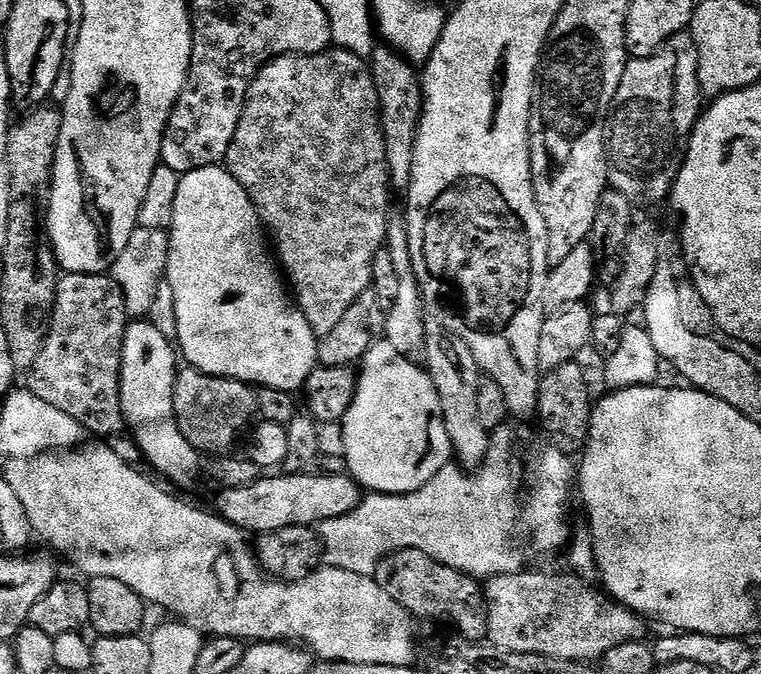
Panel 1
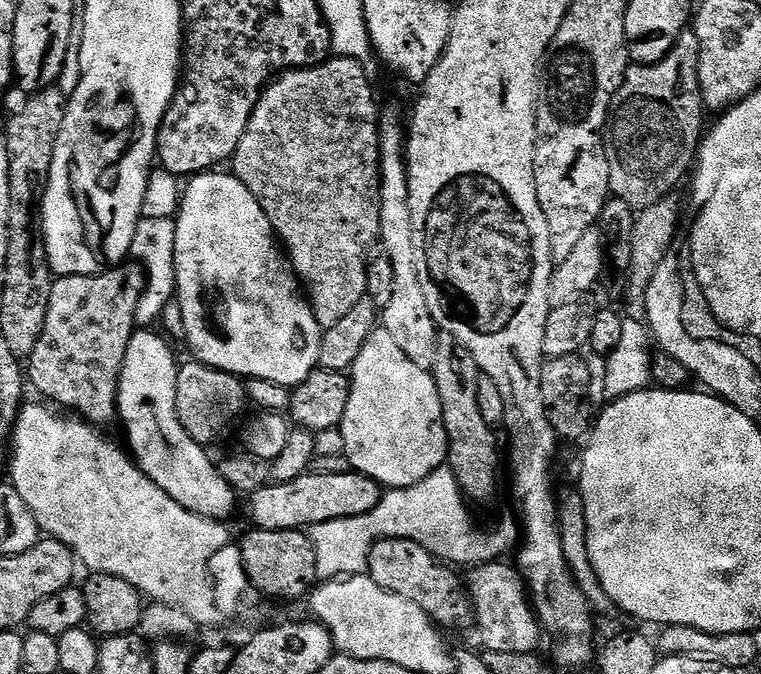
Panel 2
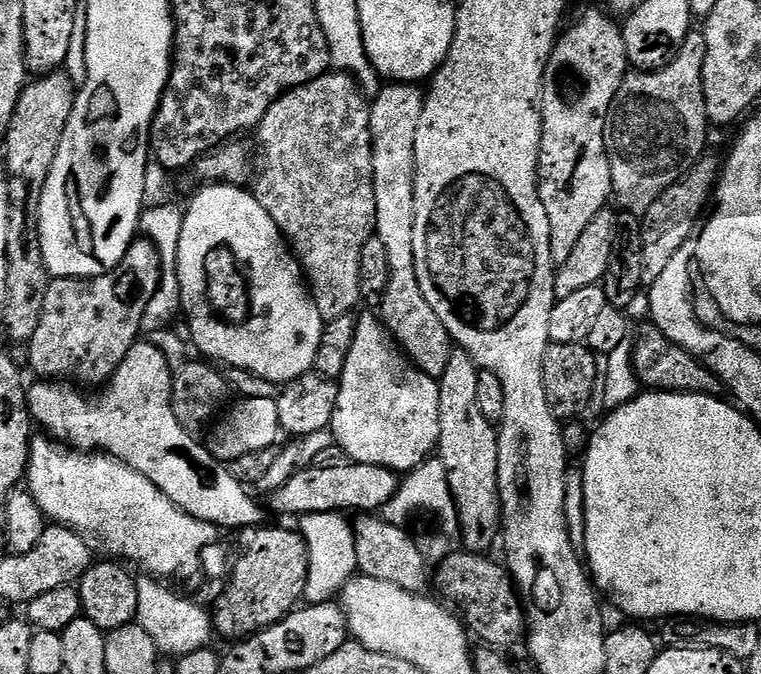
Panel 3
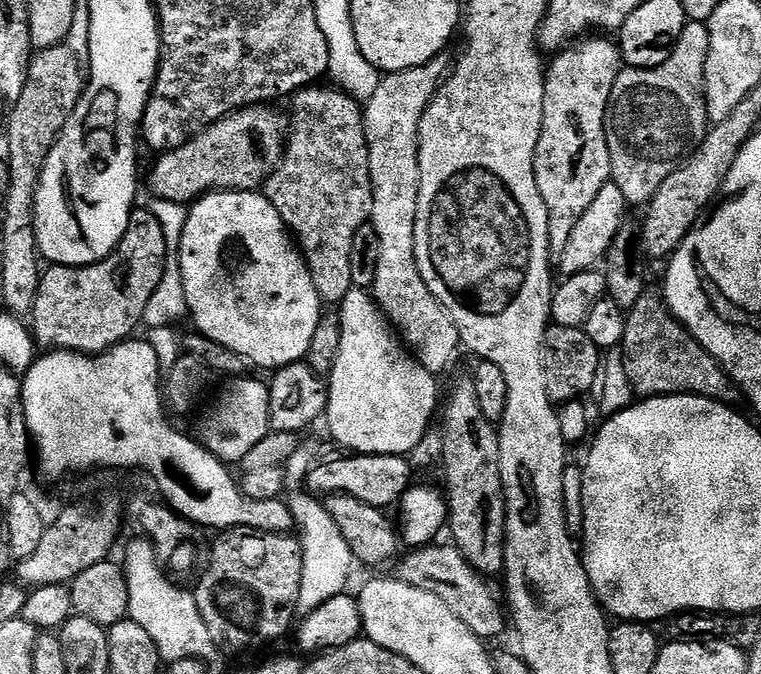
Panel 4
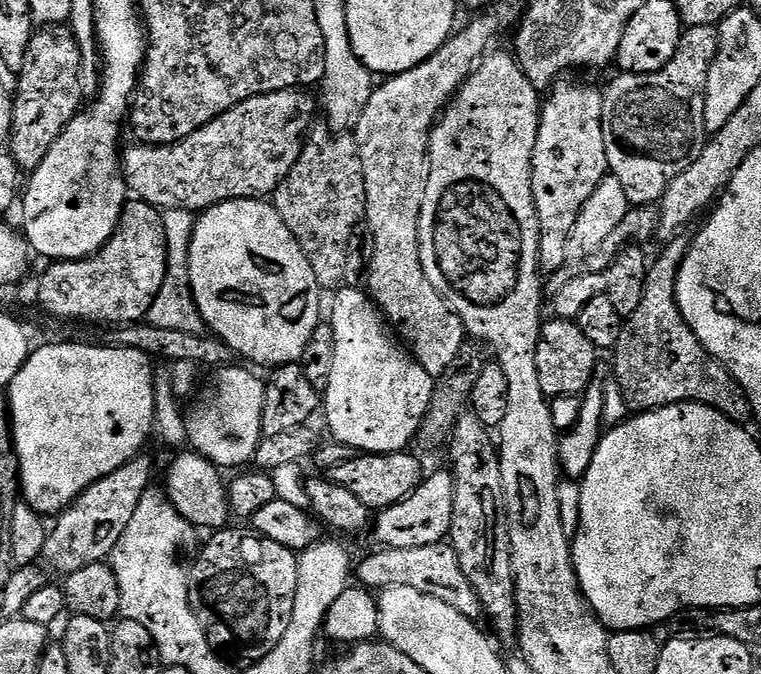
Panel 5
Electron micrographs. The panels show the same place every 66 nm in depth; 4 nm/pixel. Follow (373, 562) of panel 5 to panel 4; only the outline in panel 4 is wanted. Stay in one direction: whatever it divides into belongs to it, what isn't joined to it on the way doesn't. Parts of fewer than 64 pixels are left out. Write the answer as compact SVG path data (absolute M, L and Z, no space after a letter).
M425 546L409 551L409 556L405 555L399 561L398 579L410 586L418 586L418 590L426 590L426 594L434 594L434 598L439 598L445 606L450 606L450 611L480 640L491 642L498 639L503 634L504 627L509 627L510 624L505 601L496 600L495 590L488 585L491 583L466 562L464 555L455 546L436 547Z

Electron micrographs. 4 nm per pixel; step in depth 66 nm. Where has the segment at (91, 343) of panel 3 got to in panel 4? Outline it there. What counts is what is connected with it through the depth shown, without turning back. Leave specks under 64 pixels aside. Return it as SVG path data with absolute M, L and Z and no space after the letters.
M150 210L140 211L133 211L122 242L101 264L92 264L89 268L68 268L64 264L57 264L43 269L30 317L30 331L41 349L99 356L102 352L109 352L114 345L124 343L135 333L132 331L136 327L139 329L143 325L146 306L162 282L168 251L158 218L154 218Z

